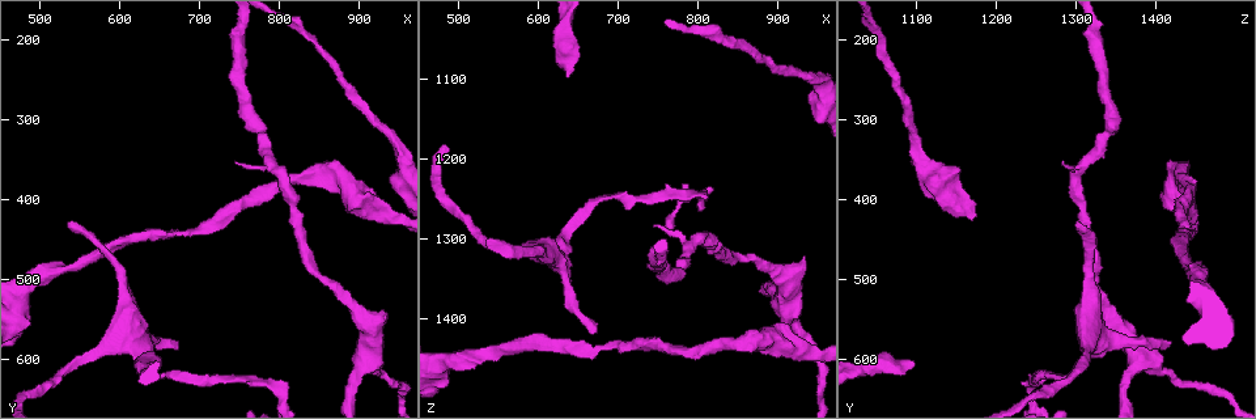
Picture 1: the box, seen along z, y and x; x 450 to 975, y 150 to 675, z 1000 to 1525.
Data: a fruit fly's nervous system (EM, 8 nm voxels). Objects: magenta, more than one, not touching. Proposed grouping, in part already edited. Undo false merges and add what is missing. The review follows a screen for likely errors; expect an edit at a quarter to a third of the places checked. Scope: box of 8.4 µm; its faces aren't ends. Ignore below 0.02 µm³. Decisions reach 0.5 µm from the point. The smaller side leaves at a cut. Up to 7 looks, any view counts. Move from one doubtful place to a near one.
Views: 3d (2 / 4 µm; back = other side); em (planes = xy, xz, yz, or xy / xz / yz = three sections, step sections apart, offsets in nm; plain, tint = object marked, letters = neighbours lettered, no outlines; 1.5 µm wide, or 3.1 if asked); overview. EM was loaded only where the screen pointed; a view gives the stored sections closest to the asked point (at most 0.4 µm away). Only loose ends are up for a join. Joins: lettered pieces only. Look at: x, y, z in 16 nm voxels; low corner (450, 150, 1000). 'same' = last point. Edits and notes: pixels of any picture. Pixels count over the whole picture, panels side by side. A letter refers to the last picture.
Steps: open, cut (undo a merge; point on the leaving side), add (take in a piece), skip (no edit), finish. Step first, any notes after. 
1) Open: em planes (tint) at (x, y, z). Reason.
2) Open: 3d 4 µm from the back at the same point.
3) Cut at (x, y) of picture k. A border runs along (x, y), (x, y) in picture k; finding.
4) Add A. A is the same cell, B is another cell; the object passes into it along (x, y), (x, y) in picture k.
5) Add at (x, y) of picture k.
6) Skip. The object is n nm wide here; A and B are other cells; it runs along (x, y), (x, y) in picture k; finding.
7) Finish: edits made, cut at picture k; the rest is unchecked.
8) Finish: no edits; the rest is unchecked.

Open: 3d 4 µm at (670, 575, 1415). Branch stops here.

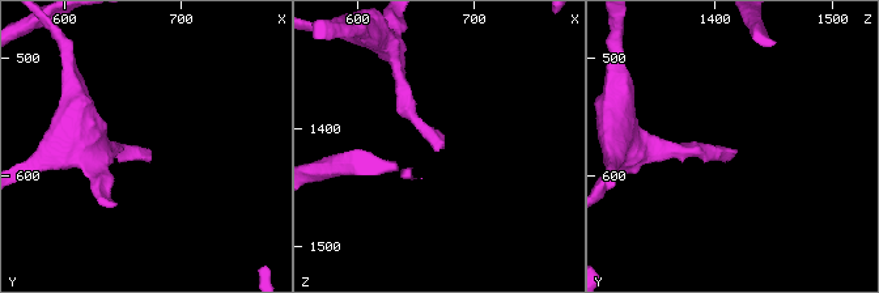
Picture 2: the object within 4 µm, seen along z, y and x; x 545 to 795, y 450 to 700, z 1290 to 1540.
Open: em planes (tint) at (668, 576, 1418). Need the tissue.

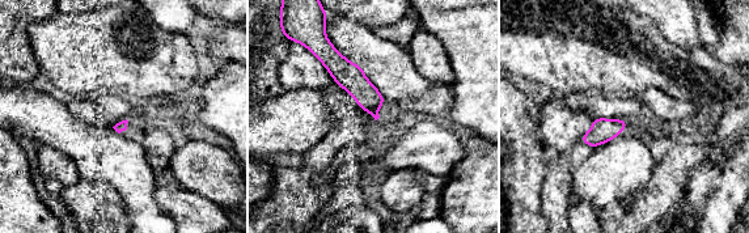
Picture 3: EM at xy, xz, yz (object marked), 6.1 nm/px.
Open: em planes (letters) at the same point. What lies round it.

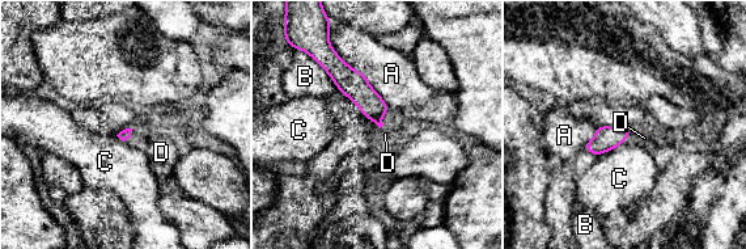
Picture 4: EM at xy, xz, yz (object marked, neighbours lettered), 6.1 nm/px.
Add D. D is the same cell, A, B and C are other cells; it goes on there.

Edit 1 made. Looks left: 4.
Open: em planes (tint) at (565, 595, 1315). Calibre changes.

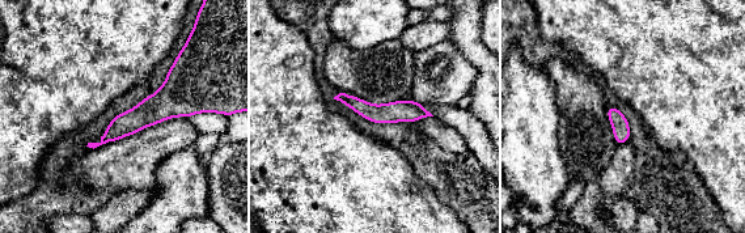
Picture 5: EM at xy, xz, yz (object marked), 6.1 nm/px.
Open: em planes (letters) at the same point. See the neighbours.

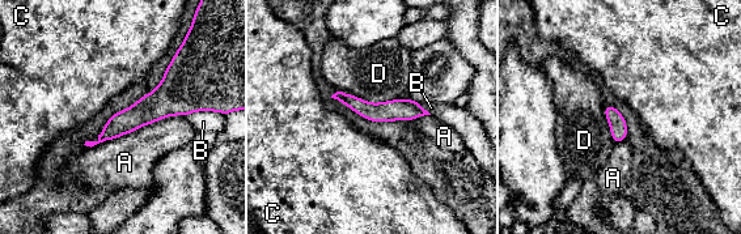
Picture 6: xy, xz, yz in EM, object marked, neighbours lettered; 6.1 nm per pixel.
Skip. The object is 110 nm wide here; A, B, C and D are other cells; it runs along (338, 96), (367, 110), (420, 113) in picture 6; continuous, no second neuron.

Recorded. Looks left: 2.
Open: 3d 4 µm at (640, 605, 1100). An open end.

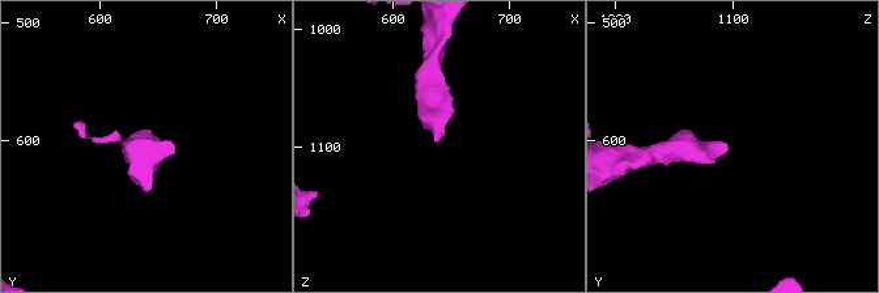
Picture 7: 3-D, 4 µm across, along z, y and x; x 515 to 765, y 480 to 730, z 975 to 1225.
Open: em planes (letters) at (638, 604, 1094). Shape alone is not enough.

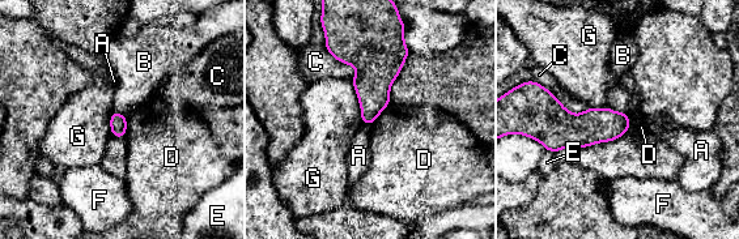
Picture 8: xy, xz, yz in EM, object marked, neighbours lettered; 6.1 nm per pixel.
Skip. A, B, C, D, E, F and G are other cells; a border runs along (607, 106), (615, 111), (625, 112) in picture 8; none of them fits.

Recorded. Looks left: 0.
Finish: edits made, add at picture 4; the rest is unchecked.

